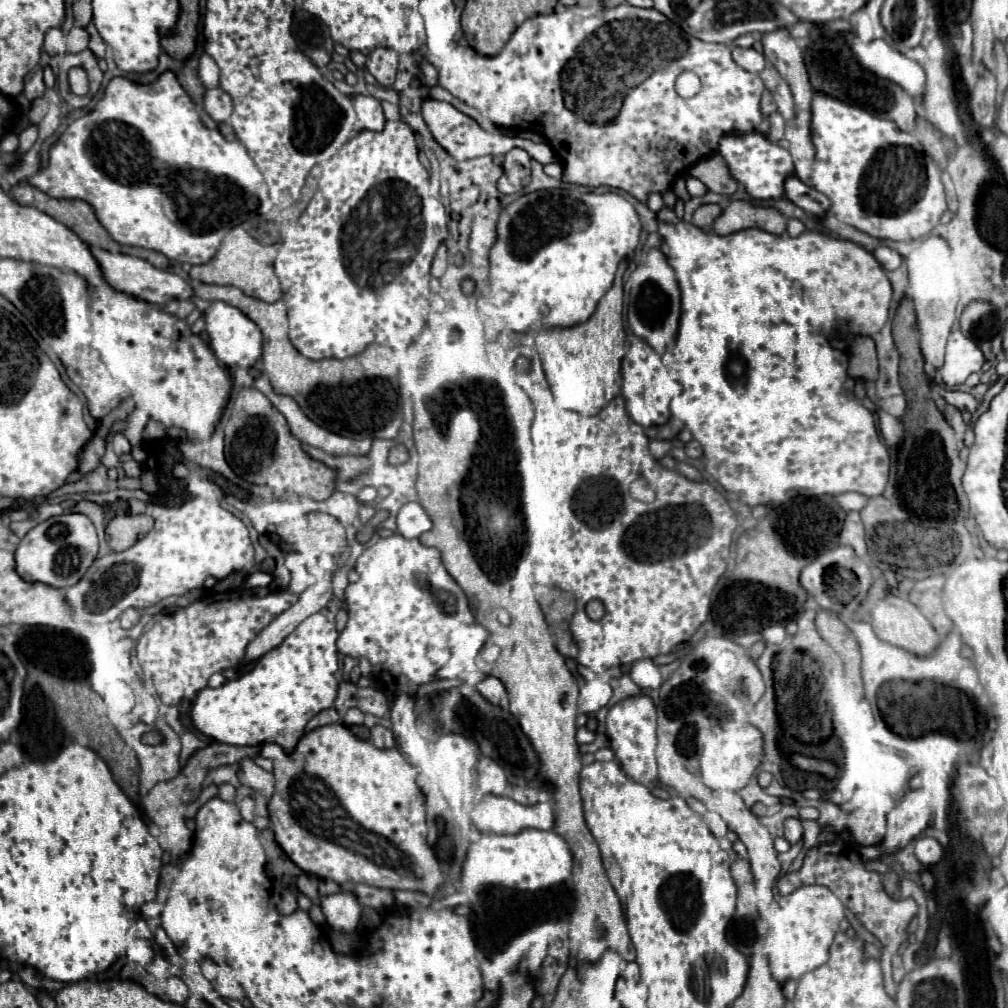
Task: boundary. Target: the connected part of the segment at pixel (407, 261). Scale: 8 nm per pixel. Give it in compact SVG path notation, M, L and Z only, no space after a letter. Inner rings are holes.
M388 121L384 131L362 131L344 146L336 155L310 169L300 197L290 207L276 207L268 187L264 213L248 219L256 223L256 239L262 243L264 257L272 261L280 281L280 299L286 301L288 309L290 343L298 353L314 361L326 357L346 359L362 353L372 343L392 349L406 347L406 343L392 343L392 305L394 337L416 337L424 325L424 311L428 311L430 265L448 233L444 205L430 195L428 171L418 161L416 137L406 123ZM388 179L402 181L416 191L372 191Z

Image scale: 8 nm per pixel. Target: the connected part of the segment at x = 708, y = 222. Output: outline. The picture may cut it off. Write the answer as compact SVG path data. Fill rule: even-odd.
M702 205L694 211L694 217L692 217L692 223L704 231L710 231L712 229L712 223L716 217L720 217L722 209L720 205Z

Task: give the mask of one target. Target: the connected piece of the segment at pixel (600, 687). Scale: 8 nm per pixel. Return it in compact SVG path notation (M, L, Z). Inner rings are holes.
M588 683L580 689L578 697L578 713L594 713L604 707L612 697L612 689L606 683Z

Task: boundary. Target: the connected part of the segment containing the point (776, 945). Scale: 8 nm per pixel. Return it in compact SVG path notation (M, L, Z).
M822 885L798 887L794 893L778 899L770 935L764 939L764 955L768 957L772 977L784 985L788 979L798 981L804 973L828 961L828 949L844 919L844 905L840 899Z

